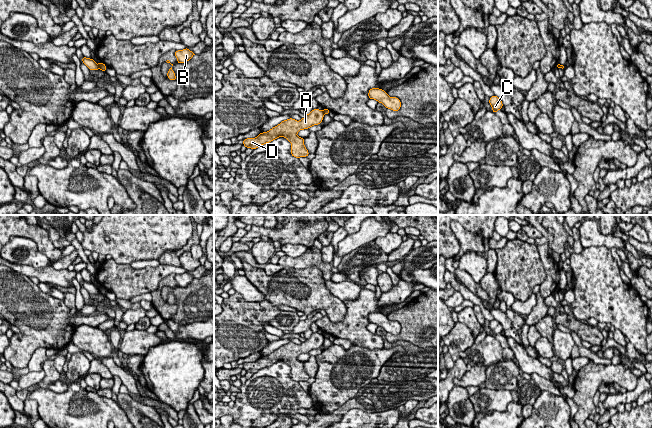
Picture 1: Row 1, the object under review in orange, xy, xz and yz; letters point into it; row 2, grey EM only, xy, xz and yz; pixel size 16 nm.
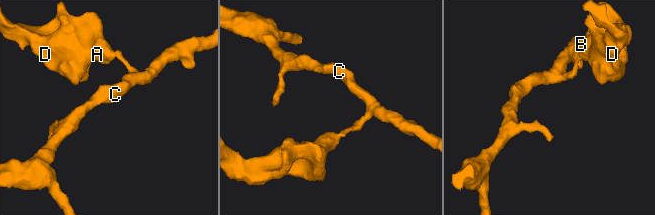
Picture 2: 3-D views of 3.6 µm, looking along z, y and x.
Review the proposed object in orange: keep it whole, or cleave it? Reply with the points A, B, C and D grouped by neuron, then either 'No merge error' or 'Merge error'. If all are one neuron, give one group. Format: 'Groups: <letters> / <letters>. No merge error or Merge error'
Groups: A D / B C. Merge error

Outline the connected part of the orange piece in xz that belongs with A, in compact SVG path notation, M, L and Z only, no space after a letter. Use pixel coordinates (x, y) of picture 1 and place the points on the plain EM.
M313 333L304 342L297 345L293 342L282 345L277 350L267 356L261 356L255 362L246 362L243 369L247 372L256 373L261 369L270 367L271 365L284 361L291 367L291 379L296 382L307 381L308 374L304 369L304 362L297 359L300 354L309 353L314 349L318 349L323 345L324 336L319 333Z

